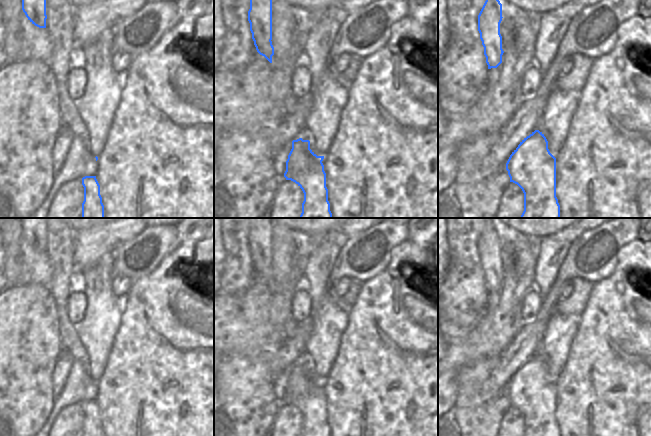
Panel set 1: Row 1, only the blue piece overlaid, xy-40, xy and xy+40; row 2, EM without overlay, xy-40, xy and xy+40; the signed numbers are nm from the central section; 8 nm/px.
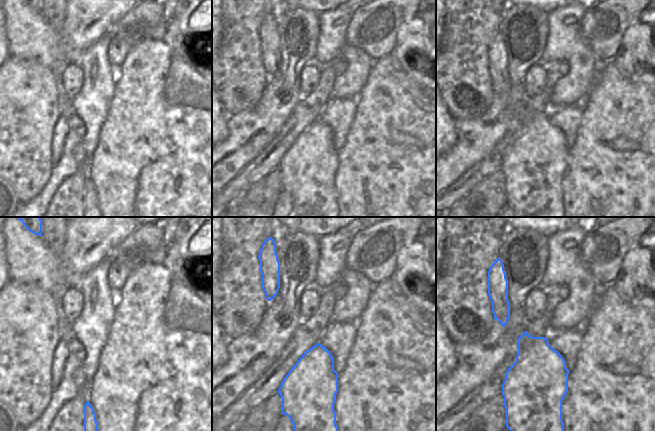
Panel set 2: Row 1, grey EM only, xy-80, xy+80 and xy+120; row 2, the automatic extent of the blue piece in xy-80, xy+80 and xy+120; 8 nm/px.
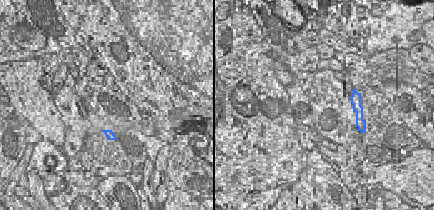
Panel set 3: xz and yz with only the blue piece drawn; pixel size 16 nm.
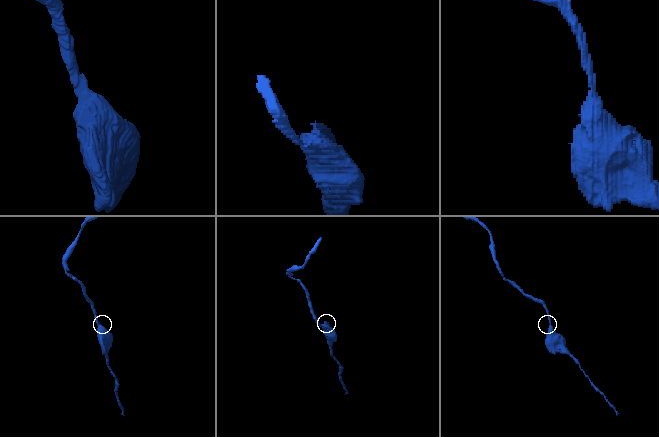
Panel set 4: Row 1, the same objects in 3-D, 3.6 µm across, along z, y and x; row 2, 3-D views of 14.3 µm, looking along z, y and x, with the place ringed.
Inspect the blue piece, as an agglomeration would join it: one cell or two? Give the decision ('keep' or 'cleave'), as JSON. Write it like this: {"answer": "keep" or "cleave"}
{"answer": "keep"}

